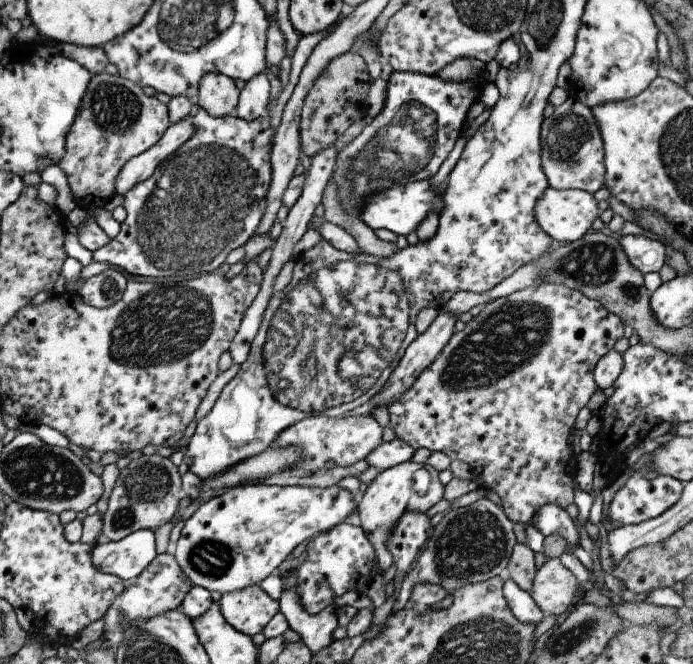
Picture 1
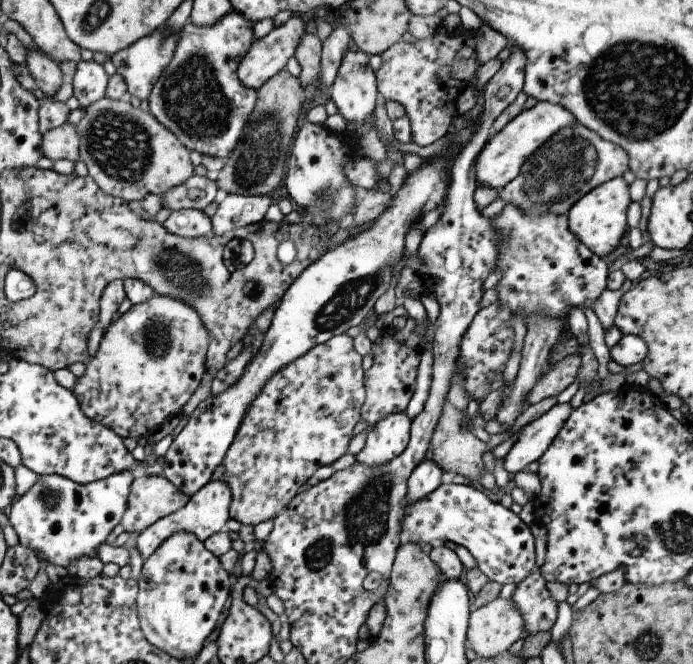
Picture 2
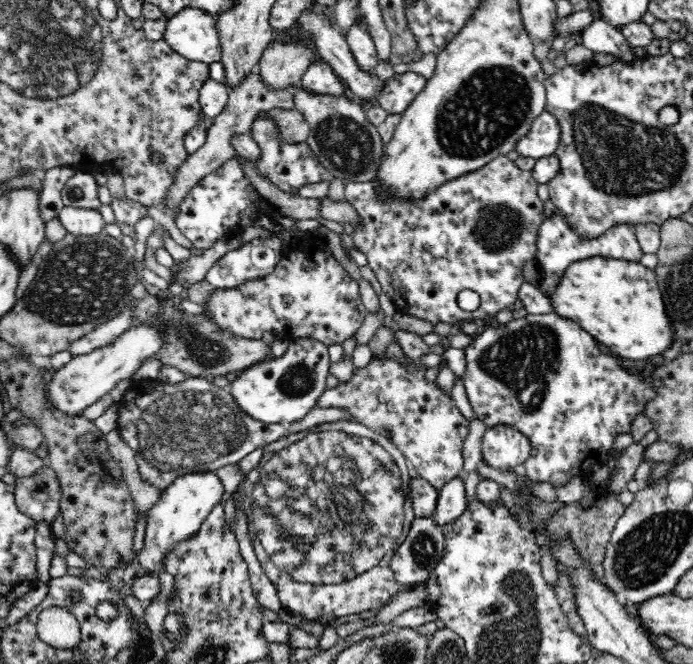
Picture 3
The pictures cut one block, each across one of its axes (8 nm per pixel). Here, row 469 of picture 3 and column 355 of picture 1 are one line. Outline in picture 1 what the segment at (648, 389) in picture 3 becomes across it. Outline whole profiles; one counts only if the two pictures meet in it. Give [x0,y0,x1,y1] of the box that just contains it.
[294,521,379,614]

